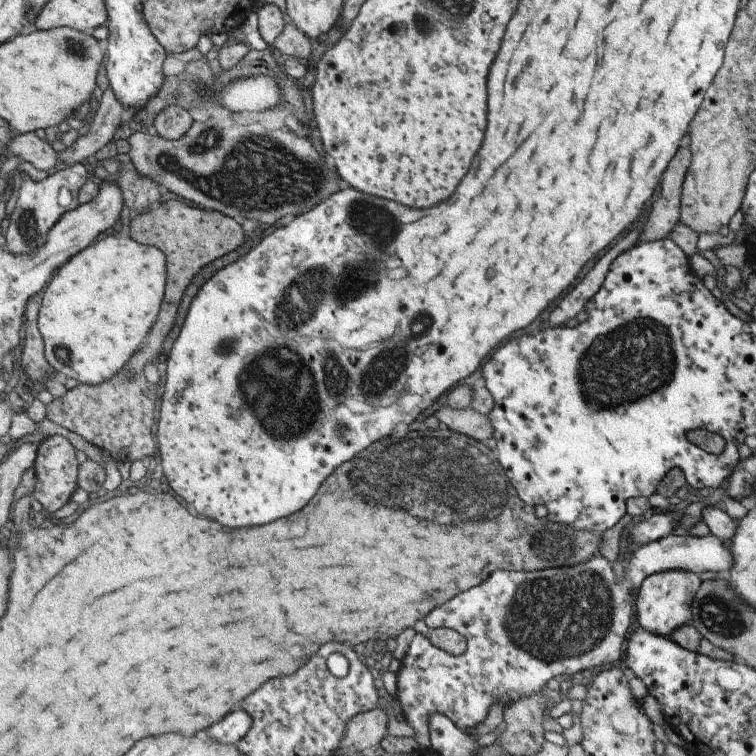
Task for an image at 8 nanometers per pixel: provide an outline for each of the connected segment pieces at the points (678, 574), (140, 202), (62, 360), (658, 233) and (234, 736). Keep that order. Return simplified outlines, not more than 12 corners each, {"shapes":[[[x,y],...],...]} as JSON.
{"shapes":[[[699,574],[647,576],[636,596],[636,624],[672,640],[689,624]],[[126,154],[112,177],[132,216],[150,210],[163,189],[140,176]],[[106,236],[38,297],[48,364],[97,385],[136,354],[166,256]],[[692,152],[668,163],[660,198],[636,244],[664,240],[681,220],[682,184]],[[244,710],[230,712],[207,730],[220,744],[236,744],[252,730]]]}

